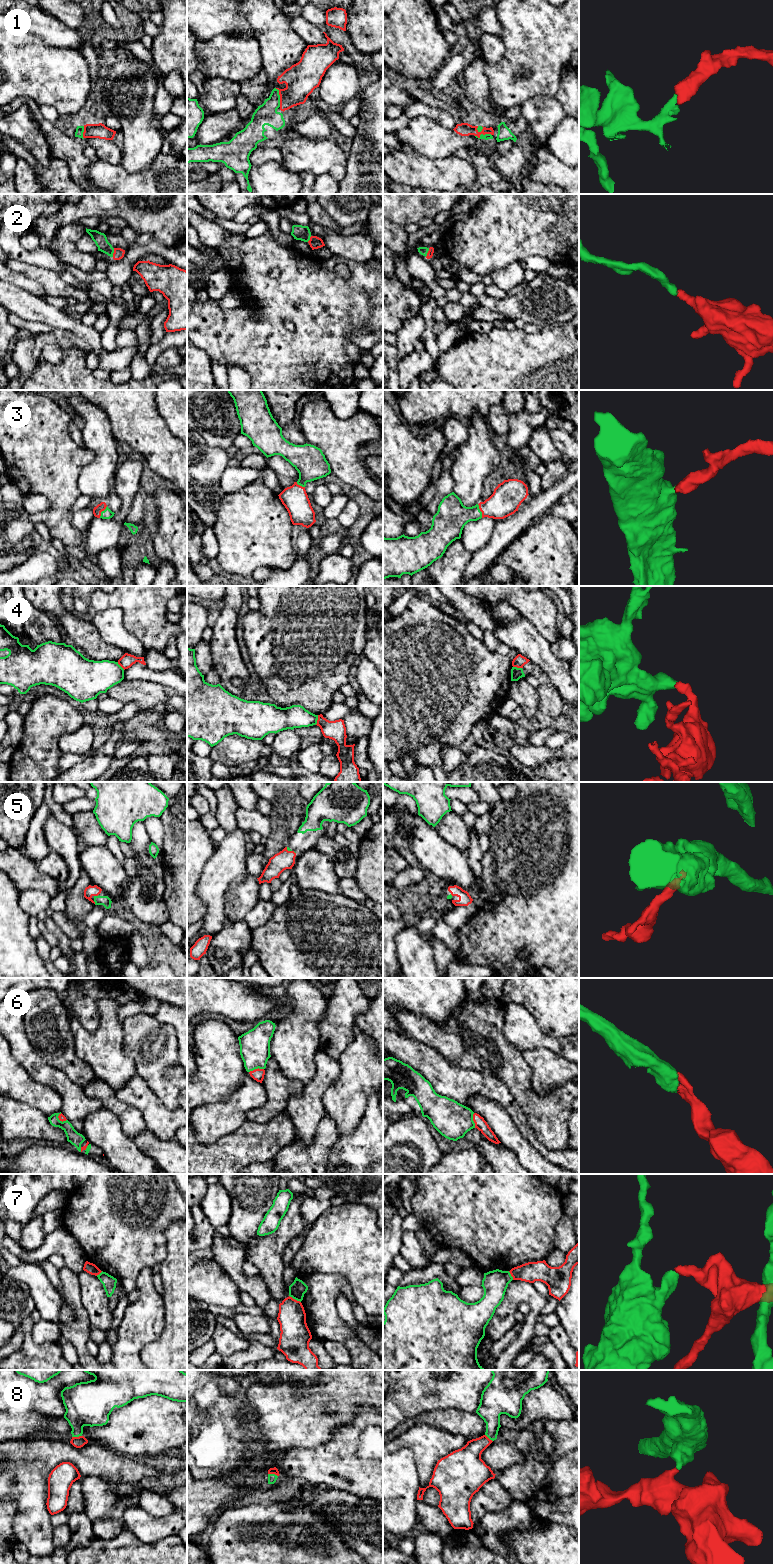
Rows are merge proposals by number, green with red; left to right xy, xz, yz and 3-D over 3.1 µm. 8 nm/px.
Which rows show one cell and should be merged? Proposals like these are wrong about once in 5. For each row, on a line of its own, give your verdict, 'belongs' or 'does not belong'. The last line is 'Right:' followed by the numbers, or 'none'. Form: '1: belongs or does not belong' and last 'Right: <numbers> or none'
1: belongs
2: belongs
3: belongs
4: does not belong
5: belongs
6: belongs
7: does not belong
8: belongs
Right: 1, 2, 3, 5, 6, 8

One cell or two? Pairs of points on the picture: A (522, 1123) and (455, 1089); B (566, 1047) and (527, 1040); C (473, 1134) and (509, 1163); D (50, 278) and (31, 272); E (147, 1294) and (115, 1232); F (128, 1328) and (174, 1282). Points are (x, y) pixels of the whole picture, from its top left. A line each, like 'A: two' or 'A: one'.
A: one
B: one
C: one
D: one
E: two
F: two

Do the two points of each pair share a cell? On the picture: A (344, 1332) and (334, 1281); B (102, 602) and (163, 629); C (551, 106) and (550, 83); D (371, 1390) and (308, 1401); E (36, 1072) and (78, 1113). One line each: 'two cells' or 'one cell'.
A: one cell
B: one cell
C: two cells
D: one cell
E: one cell

